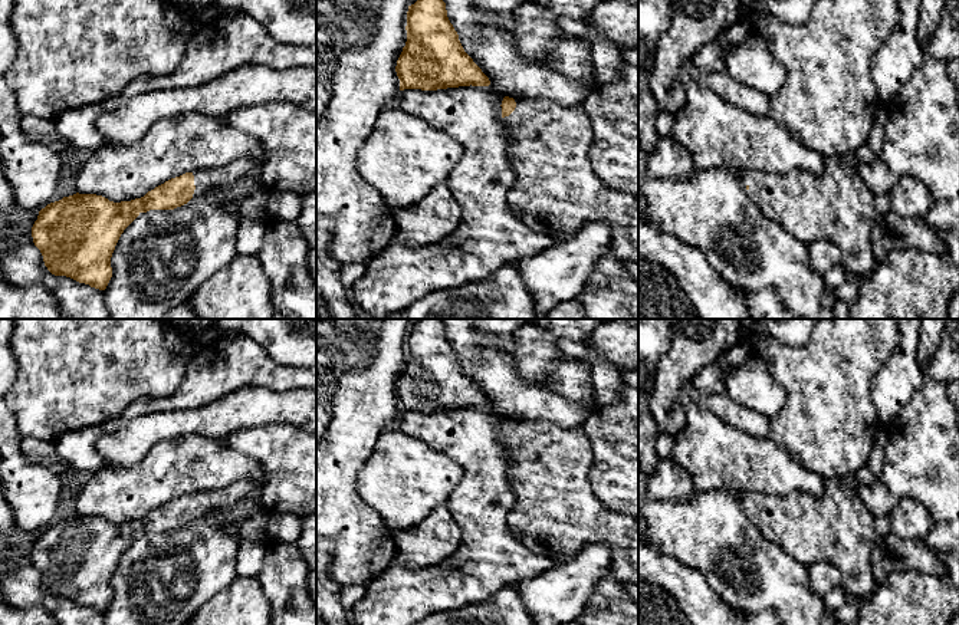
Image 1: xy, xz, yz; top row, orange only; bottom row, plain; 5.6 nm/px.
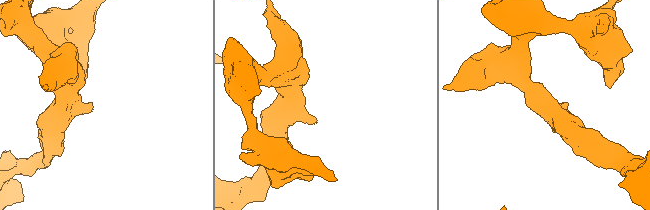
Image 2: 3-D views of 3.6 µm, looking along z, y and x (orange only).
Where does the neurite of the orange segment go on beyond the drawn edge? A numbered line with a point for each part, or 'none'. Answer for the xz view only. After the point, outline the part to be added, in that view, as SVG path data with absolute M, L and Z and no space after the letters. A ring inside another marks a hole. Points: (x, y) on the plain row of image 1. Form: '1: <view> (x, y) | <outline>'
1: xz (555, 513) | M515 421L516 430L502 440L513 464L509 483L515 503L506 517L510 533L533 553L558 557L575 556L589 542L604 542L611 547L610 576L620 583L638 583L638 522L621 511L605 507L592 493L589 470L594 454L585 427L564 428L552 422Z

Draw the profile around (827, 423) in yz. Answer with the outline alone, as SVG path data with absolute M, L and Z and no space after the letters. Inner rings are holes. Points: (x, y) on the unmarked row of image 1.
M820 319L809 339L801 346L788 346L769 336L752 341L752 351L769 364L774 381L785 392L784 405L769 421L766 437L807 470L824 478L851 476L867 466L874 434L881 427L873 402L871 382L894 353L900 339L901 330L894 319Z

